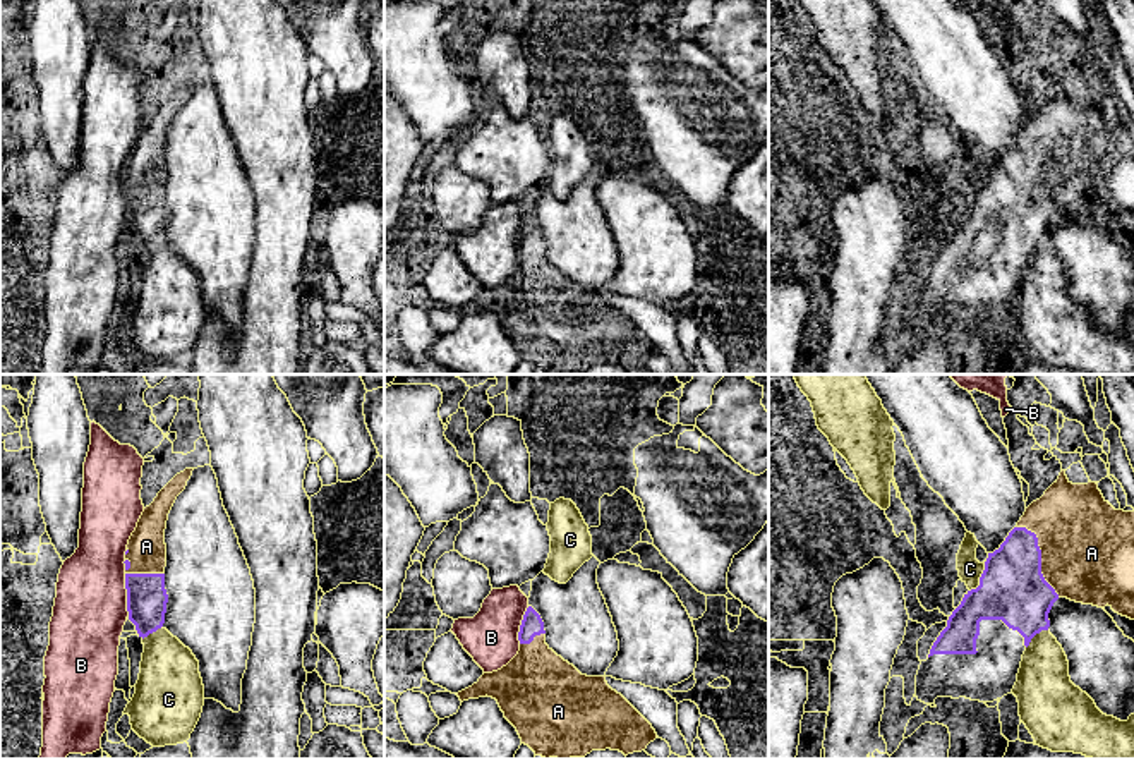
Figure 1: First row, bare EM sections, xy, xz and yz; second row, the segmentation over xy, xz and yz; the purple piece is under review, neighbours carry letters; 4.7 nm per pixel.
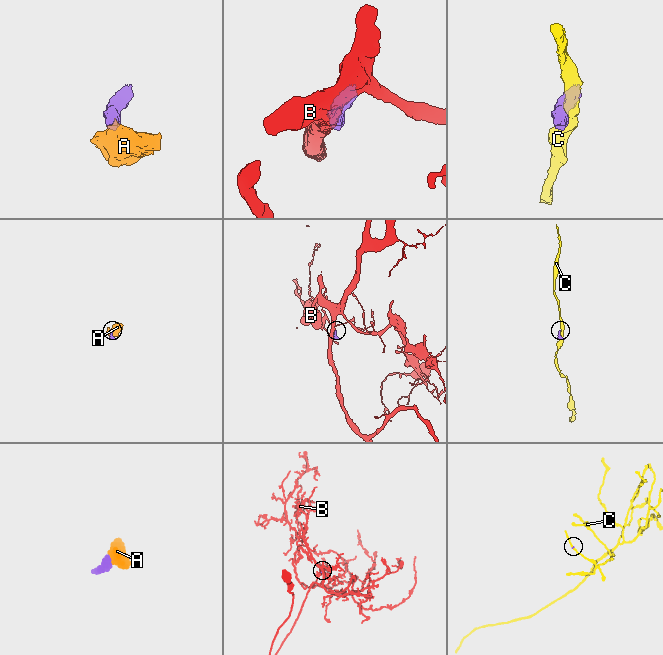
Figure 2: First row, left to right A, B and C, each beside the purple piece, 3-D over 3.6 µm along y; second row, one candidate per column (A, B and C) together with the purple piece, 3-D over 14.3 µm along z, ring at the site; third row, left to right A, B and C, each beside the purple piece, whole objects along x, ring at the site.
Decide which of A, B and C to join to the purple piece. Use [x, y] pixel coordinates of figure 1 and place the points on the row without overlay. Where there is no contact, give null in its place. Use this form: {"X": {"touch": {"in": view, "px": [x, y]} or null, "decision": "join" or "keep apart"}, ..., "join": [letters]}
{"A": {"touch": {"in": "yz", "px": [1040, 172]}, "decision": "join"}, "B": {"touch": {"in": "xy", "px": [127, 210]}, "decision": "keep apart"}, "C": {"touch": {"in": "yz", "px": [980, 193]}, "decision": "keep apart"}, "join": ["A"]}

